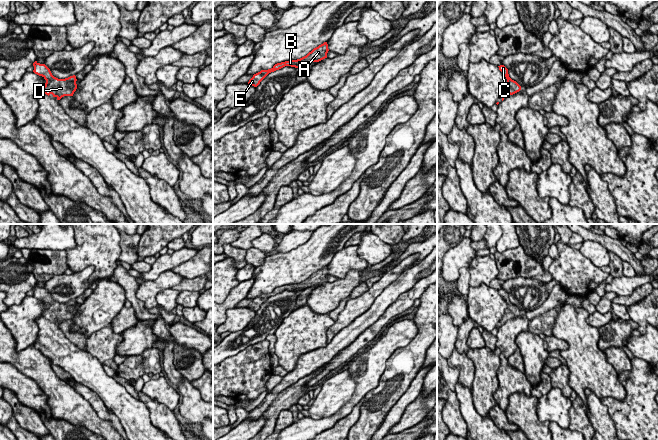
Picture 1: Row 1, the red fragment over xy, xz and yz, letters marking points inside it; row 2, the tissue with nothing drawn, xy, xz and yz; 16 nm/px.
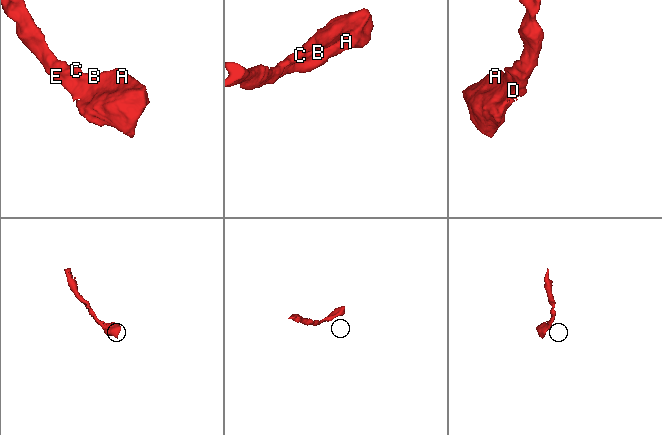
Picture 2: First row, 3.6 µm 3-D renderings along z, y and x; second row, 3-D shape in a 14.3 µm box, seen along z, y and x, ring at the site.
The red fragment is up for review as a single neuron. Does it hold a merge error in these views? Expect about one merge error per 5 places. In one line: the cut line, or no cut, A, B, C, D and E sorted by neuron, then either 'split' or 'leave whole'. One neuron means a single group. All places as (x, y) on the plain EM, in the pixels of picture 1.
no cut; A B C D E; leave whole

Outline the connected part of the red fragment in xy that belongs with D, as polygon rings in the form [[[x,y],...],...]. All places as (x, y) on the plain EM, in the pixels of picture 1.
[[[35,285],[33,290],[33,296],[46,304],[45,310],[42,313],[46,319],[52,318],[57,324],[60,324],[64,320],[73,320],[77,313],[75,299],[65,303],[58,303],[52,299],[50,293],[45,288]]]

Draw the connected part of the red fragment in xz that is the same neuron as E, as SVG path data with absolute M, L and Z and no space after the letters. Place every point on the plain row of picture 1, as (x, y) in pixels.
M324 266L318 271L314 272L311 276L309 276L306 280L297 283L297 284L289 284L281 287L275 288L271 293L261 294L260 296L253 299L253 301L249 304L248 308L257 311L260 306L271 296L279 294L285 290L291 290L295 292L302 292L303 290L312 287L319 286L325 282L327 282L328 277L328 268Z

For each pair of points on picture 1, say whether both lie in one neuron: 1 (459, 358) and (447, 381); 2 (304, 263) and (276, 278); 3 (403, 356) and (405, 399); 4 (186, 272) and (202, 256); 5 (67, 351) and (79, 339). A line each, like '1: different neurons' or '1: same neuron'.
1: different neurons
2: same neuron
3: different neurons
4: same neuron
5: different neurons

